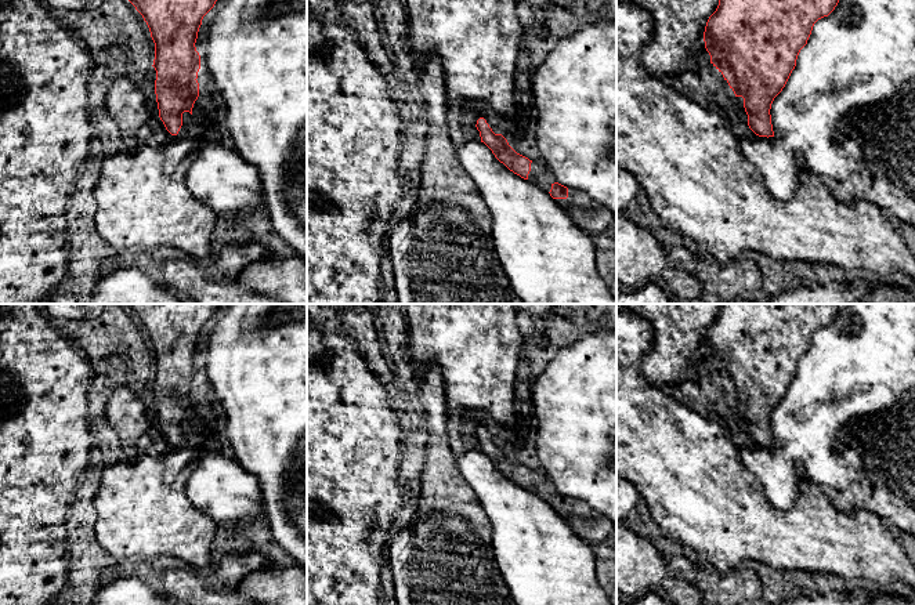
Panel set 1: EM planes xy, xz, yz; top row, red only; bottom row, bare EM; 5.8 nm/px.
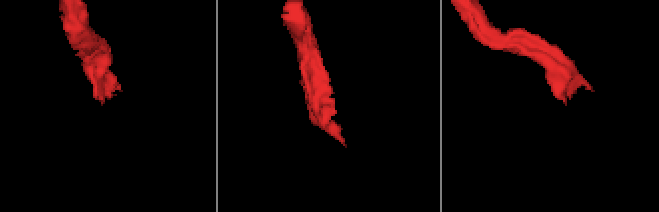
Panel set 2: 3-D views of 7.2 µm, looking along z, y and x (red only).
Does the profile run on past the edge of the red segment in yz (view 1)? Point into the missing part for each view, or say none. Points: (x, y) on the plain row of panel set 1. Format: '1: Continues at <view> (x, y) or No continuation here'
1: No continuation here

